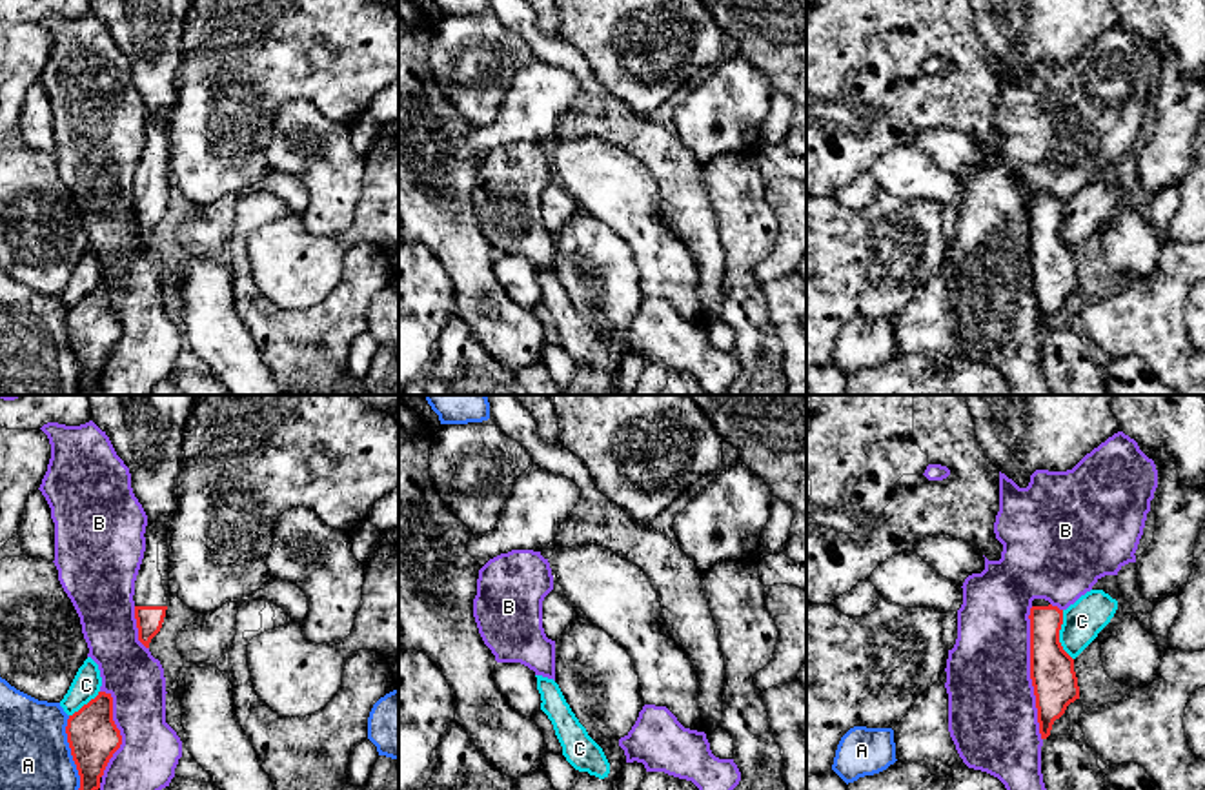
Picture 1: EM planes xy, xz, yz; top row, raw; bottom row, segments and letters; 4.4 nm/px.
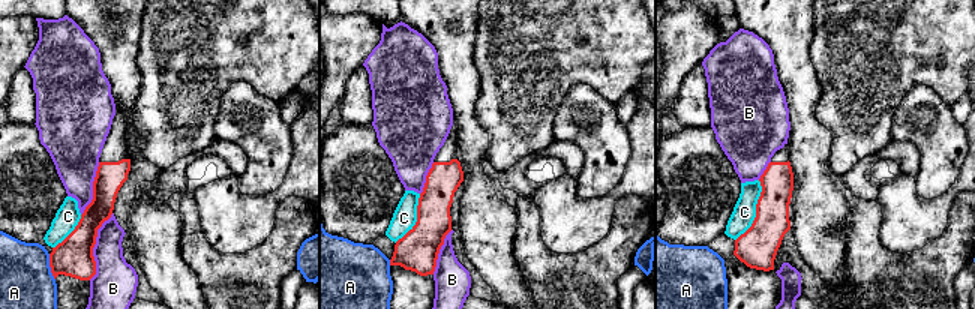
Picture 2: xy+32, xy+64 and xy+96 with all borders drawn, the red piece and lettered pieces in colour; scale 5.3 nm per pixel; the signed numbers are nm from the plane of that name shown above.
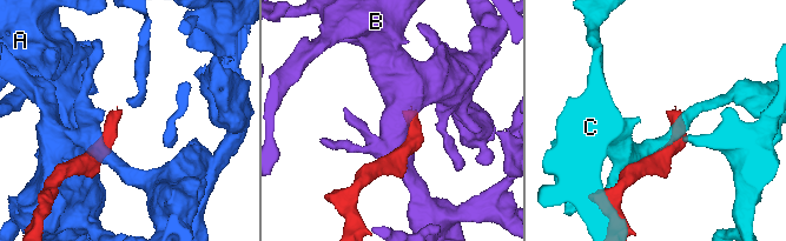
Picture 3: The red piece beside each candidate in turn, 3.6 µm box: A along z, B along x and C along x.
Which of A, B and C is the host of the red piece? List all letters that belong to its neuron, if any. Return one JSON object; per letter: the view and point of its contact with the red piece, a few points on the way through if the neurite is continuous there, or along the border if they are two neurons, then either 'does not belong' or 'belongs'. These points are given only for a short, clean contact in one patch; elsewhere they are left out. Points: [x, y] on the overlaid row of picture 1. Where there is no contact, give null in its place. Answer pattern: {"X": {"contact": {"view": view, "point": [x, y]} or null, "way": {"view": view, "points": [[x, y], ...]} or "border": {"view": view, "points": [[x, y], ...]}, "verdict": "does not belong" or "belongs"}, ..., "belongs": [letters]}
{"A": {"contact": {"view": "xy", "point": [71, 752]}, "verdict": "does not belong"}, "B": {"contact": {"view": "yz", "point": [1031, 674]}, "verdict": "does not belong"}, "C": {"contact": {"view": "yz", "point": [1058, 636]}, "verdict": "does not belong"}, "belongs": []}

